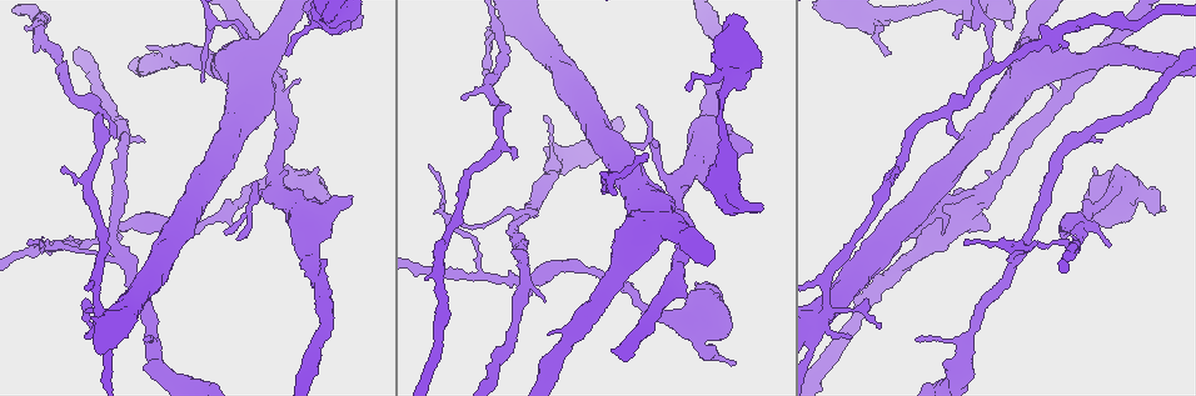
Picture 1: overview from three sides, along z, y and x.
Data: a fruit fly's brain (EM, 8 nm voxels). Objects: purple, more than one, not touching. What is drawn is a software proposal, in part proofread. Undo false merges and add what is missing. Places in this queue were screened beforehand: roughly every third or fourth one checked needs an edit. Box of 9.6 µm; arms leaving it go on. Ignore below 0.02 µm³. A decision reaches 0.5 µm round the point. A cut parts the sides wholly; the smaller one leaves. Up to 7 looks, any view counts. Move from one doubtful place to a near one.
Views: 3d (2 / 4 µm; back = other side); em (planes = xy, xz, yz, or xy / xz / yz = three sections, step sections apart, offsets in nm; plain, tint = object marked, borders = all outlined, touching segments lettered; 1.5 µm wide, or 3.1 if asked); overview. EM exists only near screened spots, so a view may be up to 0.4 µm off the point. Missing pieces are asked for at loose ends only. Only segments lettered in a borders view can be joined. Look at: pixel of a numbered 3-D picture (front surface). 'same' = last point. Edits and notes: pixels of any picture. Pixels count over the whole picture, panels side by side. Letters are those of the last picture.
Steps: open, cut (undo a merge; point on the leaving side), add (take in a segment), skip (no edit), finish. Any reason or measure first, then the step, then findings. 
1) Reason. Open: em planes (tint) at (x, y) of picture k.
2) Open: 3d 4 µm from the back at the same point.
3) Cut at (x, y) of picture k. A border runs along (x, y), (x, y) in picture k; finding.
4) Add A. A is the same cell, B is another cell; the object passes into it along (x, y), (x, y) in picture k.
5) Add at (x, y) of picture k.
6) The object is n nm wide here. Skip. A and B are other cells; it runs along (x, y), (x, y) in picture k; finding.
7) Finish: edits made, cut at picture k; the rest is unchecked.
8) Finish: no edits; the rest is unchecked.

Thick end. Open: em planes (borders) at (1164, 207) of picture 1.

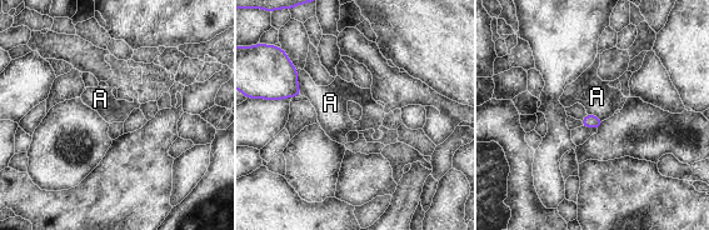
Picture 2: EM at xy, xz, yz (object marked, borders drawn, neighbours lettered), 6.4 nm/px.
The longest contact is with A, 170 nm. Skip. A is another cell; a border runs along (296, 69), (296, 83), (300, 94) in picture 2; none of them fits.

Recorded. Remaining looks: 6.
Sharp bend. Open: 3d 4 µm at (478, 275) of picture 1.

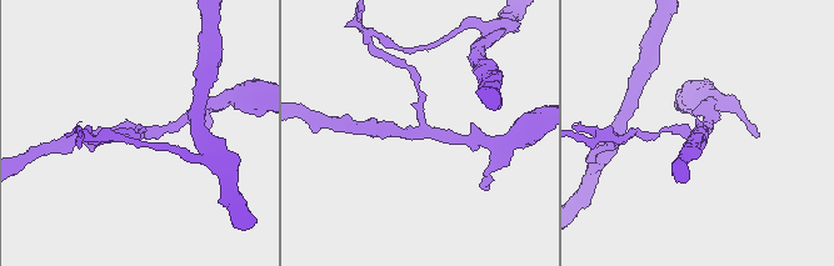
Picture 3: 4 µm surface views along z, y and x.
Now the EM. Open: em xy step 4 (tint) at (421, 131) of picture 3.

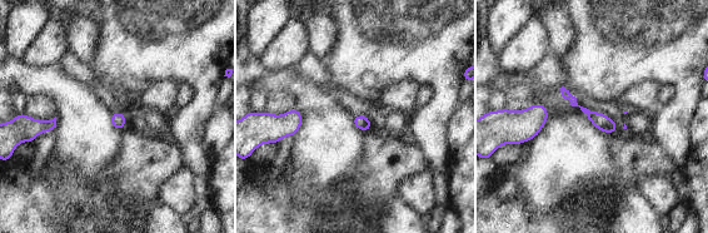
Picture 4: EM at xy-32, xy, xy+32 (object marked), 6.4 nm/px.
Open: em planes (borders) at the same point.

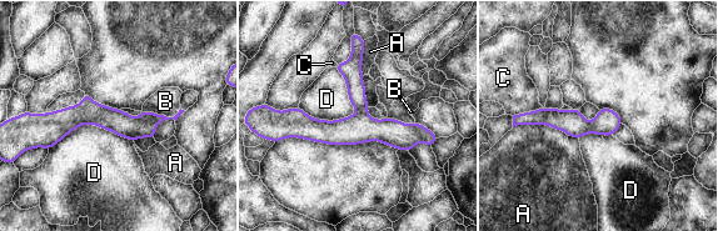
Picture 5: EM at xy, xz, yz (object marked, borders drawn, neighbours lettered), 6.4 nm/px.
The object is 160 nm wide here. Skip. A, B, C and D are other cells; it runs along (283, 120), (432, 140) in picture 5; all the same cell.

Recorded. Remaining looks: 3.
Branch stops here. Open: em planes (tint) at (357, 28) of picture 1.

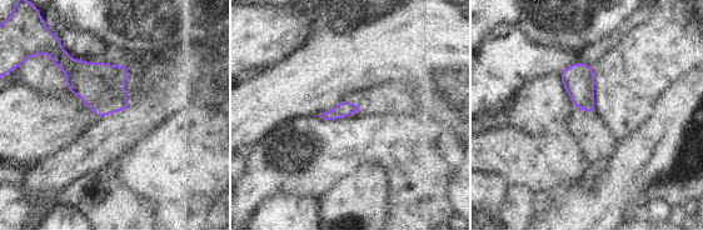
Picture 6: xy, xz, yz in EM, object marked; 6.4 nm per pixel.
Open: em planes (borders) at the same point.

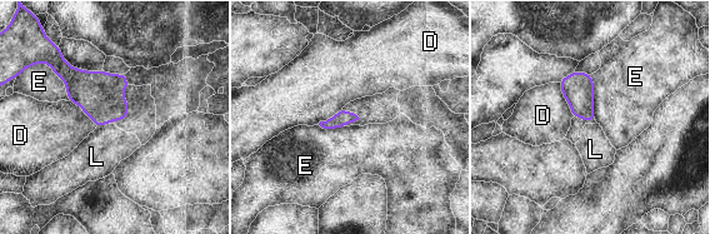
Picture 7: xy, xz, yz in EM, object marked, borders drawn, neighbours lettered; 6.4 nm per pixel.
Add L. L is the same cell, D and E are other cells; the object passes into it along (100, 94), (103, 124), (96, 157) in picture 7; the cell continues.

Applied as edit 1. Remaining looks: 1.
Finish: edits made, add at picture 7; the rest is unchecked.

